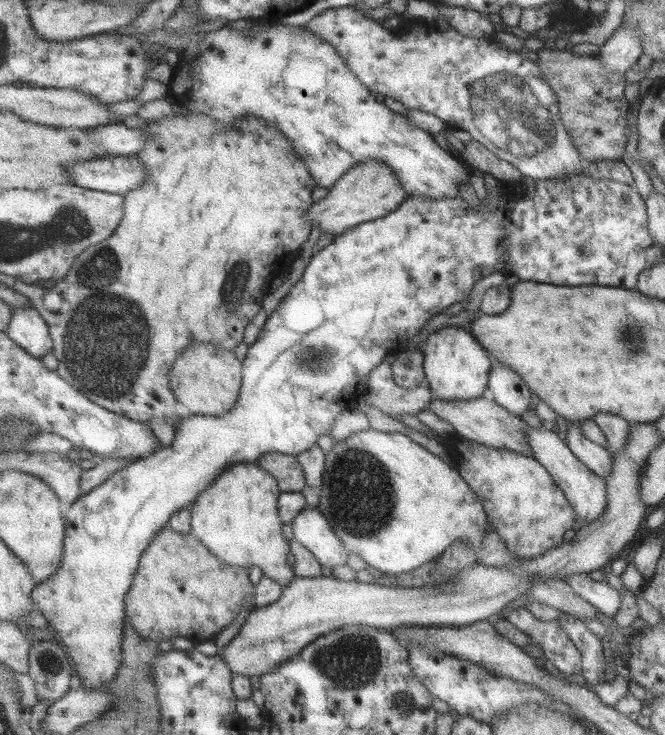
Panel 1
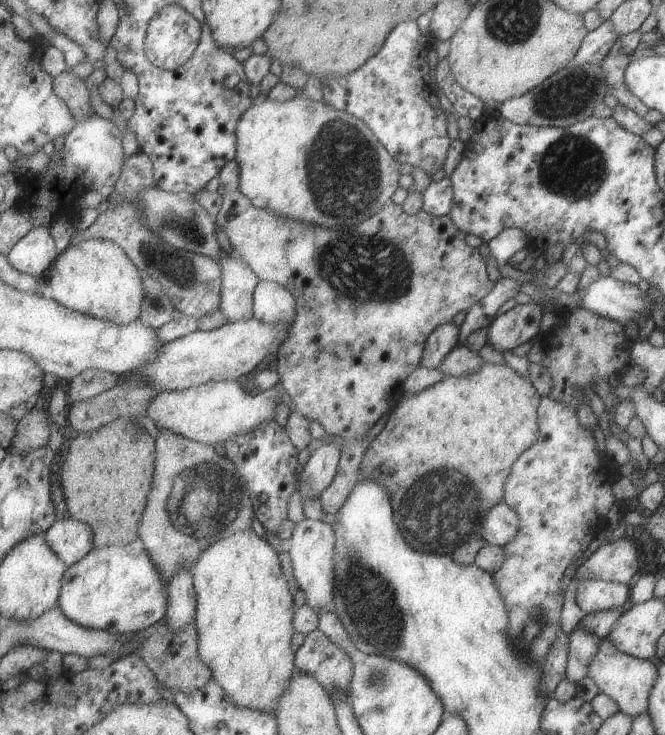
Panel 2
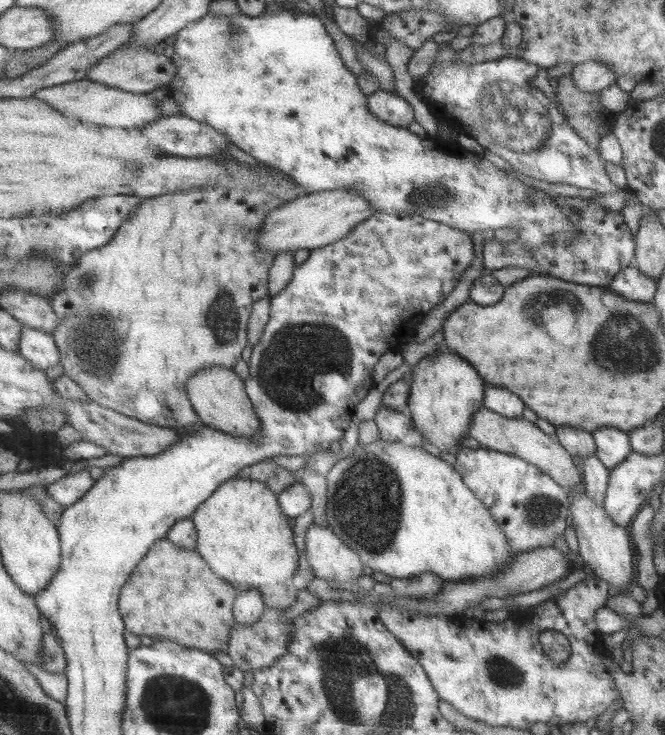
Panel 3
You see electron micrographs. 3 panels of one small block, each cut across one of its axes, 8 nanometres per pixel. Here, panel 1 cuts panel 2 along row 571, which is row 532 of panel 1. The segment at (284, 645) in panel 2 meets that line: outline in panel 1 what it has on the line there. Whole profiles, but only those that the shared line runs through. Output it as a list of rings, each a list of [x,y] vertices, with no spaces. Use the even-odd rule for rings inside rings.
[[[257,462],[235,463],[195,500],[191,508],[192,532],[225,563],[247,569],[258,566],[262,576],[286,587],[296,575],[293,566],[287,564],[287,554],[291,552],[289,540],[283,534],[285,522],[279,510],[281,494],[277,478]]]

